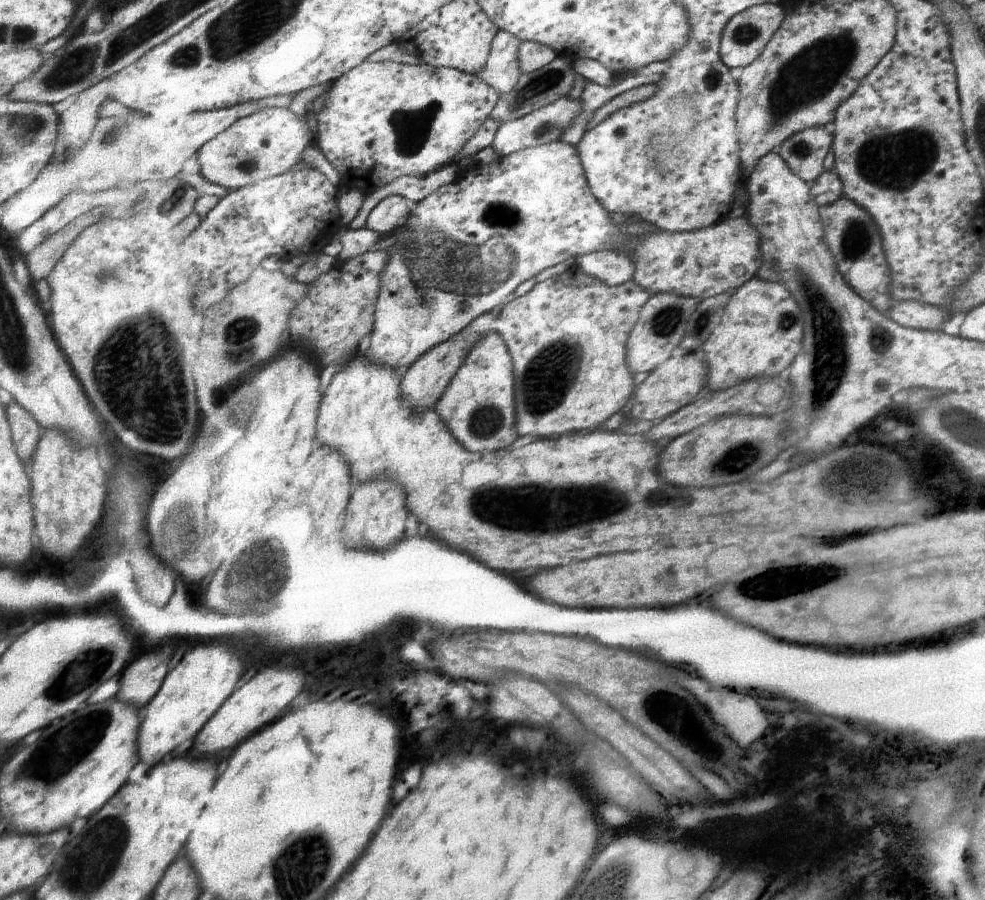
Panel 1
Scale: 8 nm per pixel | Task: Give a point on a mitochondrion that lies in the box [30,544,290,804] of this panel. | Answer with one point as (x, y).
(81, 673)

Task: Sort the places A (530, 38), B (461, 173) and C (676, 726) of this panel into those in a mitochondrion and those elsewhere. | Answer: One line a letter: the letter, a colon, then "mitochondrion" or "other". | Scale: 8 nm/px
A: other
B: other
C: mitochondrion

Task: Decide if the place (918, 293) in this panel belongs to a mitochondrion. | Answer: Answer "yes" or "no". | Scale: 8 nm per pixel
no

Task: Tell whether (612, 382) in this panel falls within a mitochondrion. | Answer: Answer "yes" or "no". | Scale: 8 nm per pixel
no

